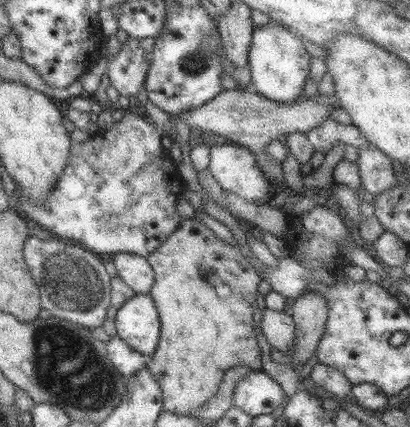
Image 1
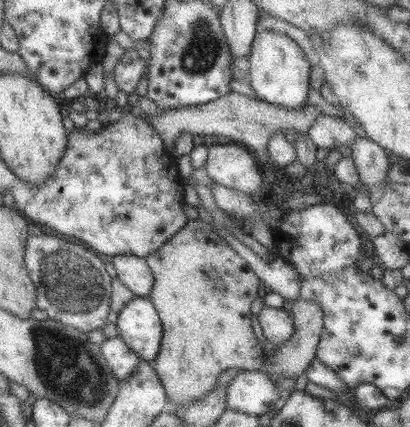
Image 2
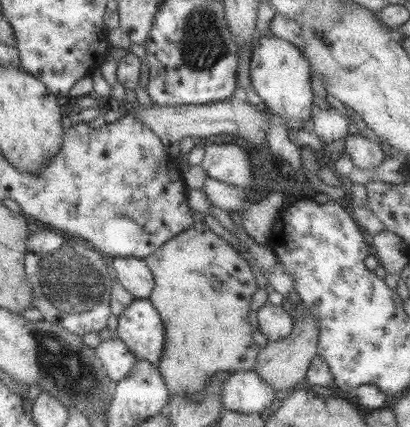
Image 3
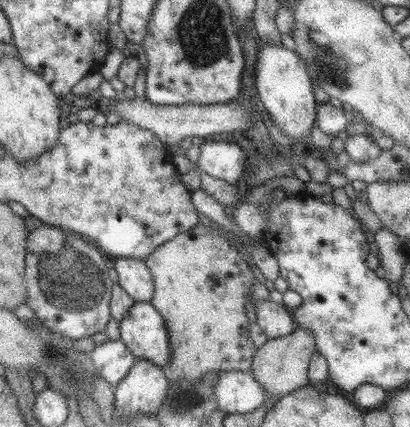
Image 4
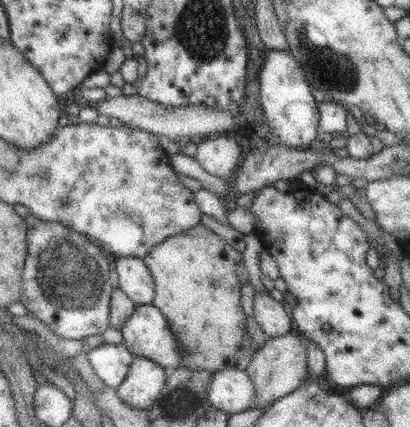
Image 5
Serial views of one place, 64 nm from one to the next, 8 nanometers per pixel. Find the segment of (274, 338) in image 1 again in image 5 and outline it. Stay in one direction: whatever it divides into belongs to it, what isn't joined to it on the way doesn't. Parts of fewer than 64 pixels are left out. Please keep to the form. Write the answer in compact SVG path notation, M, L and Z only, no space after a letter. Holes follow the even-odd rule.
M255 292L253 294L253 318L259 326L259 330L269 338L285 338L289 336L293 328L293 320L285 312L283 304L273 300L267 292Z

